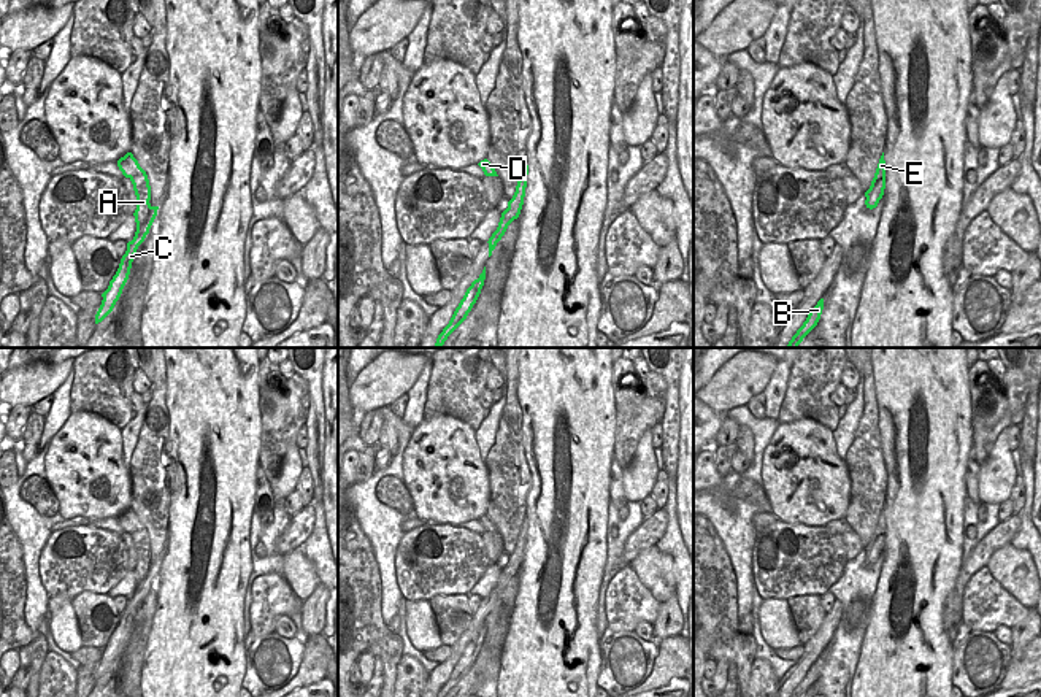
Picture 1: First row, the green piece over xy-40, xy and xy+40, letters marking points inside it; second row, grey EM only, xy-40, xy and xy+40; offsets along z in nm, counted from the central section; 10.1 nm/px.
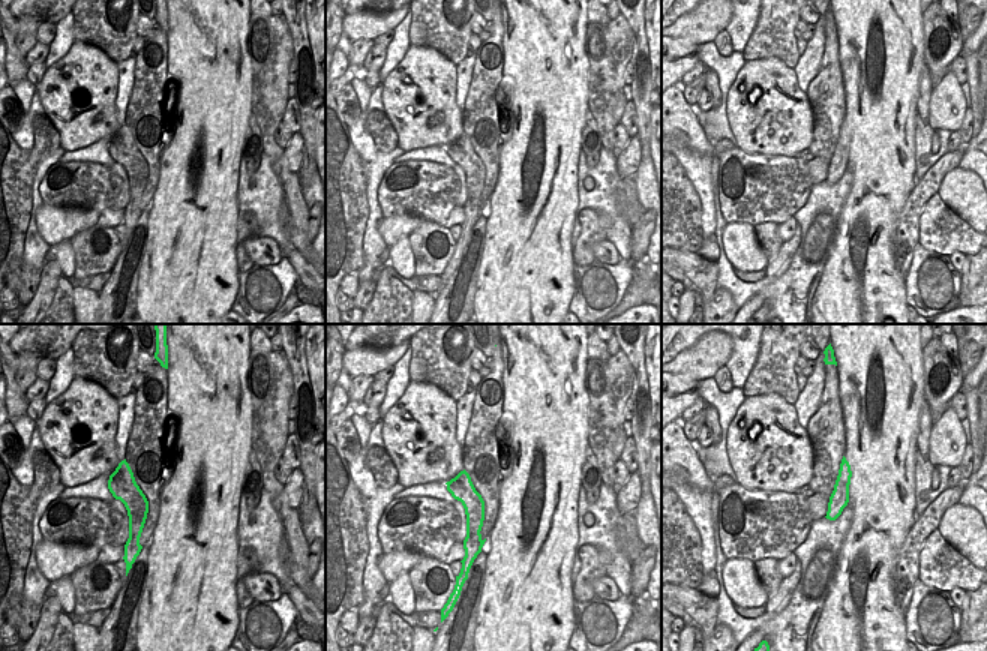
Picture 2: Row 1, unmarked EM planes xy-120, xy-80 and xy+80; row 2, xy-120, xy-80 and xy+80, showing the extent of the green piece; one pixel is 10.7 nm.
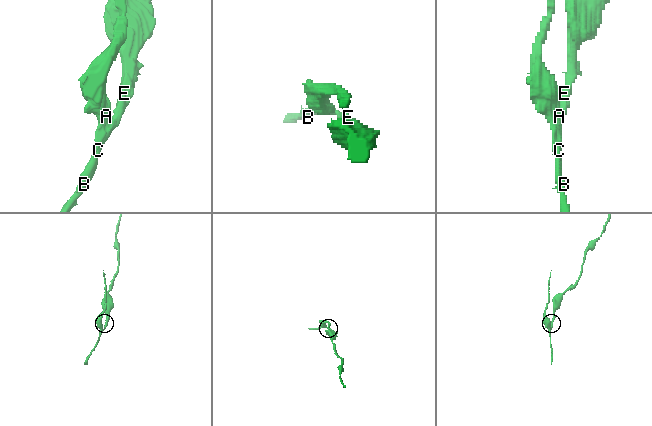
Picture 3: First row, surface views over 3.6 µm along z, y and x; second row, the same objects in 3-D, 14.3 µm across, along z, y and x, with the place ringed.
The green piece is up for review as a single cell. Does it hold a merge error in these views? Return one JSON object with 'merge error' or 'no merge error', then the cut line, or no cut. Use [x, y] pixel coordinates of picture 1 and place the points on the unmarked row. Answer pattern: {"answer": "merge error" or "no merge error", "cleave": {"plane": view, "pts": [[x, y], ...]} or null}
{"answer": "merge error", "cleave": {"plane": "xy", "pts": [[491, 594], [489, 602]]}}

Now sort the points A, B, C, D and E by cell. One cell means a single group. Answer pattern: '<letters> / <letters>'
A B C D / E

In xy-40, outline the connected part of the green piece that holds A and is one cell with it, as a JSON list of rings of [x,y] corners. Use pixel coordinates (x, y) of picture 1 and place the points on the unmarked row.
[[[127,508],[117,516],[117,522],[125,533],[133,540],[136,551],[136,565],[133,568],[136,578],[136,587],[132,597],[127,599],[127,607],[121,614],[119,624],[113,635],[109,637],[108,645],[102,649],[103,656],[95,670],[95,680],[102,678],[114,664],[119,656],[122,645],[129,635],[132,618],[135,614],[138,602],[144,597],[149,584],[157,572],[159,562],[152,562],[151,556],[151,541],[146,527],[140,522],[138,516],[132,508]]]

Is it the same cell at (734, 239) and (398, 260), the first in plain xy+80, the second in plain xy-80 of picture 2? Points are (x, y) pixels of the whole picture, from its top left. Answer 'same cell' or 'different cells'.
same cell

